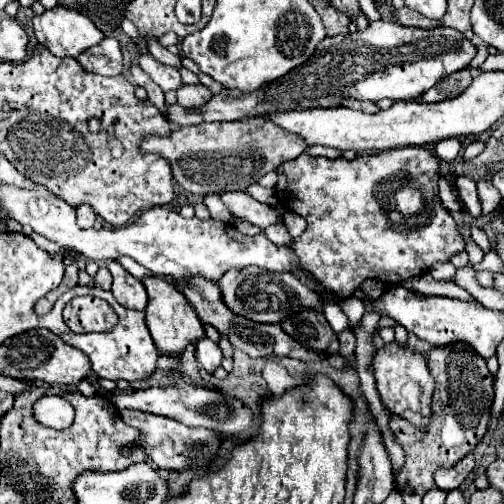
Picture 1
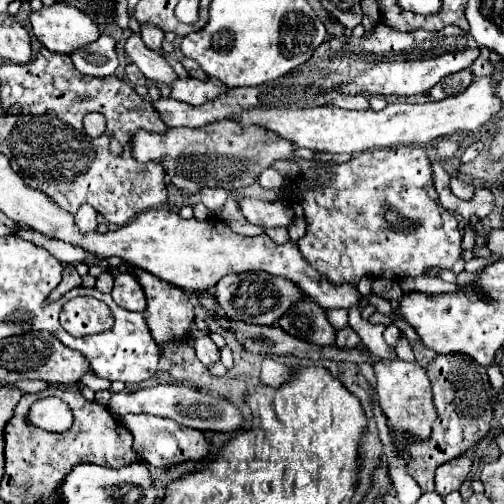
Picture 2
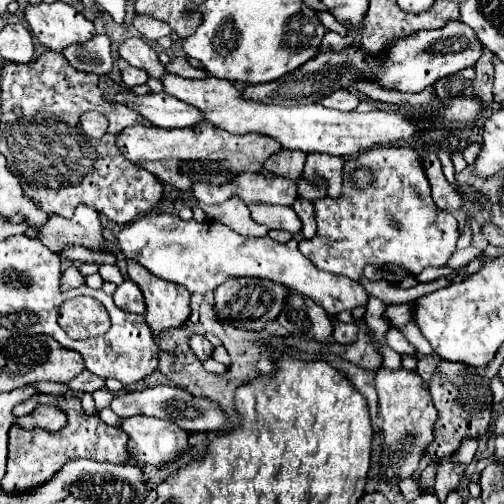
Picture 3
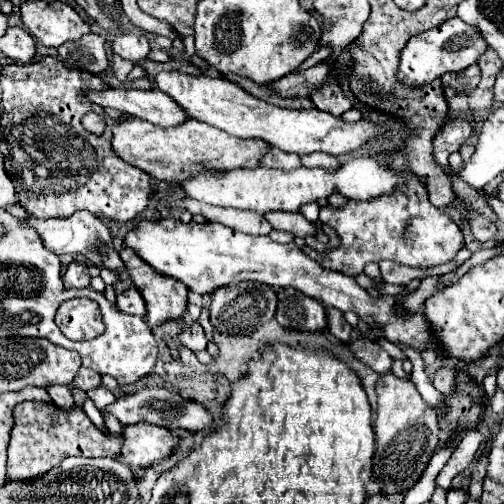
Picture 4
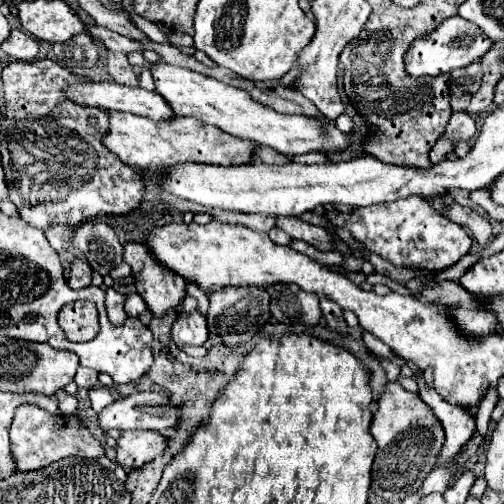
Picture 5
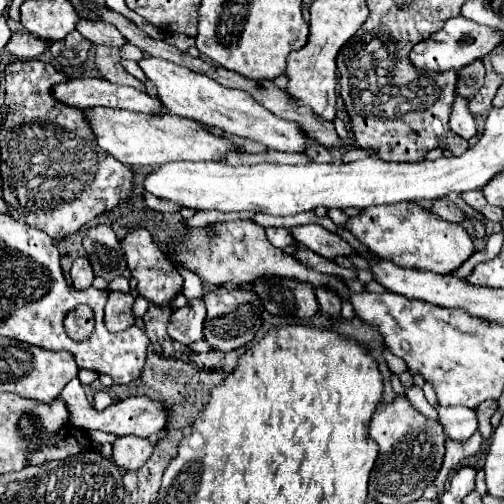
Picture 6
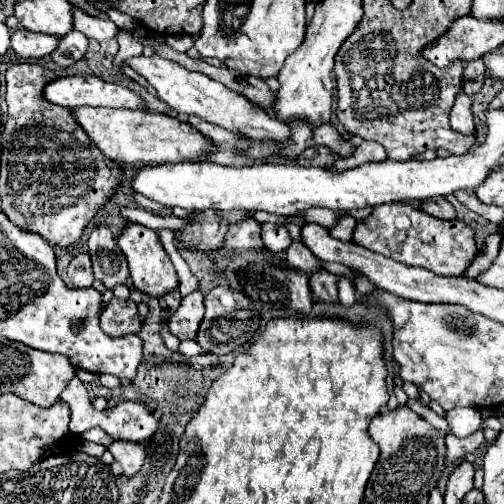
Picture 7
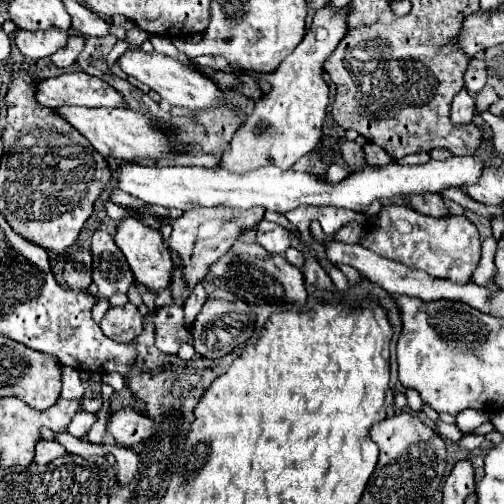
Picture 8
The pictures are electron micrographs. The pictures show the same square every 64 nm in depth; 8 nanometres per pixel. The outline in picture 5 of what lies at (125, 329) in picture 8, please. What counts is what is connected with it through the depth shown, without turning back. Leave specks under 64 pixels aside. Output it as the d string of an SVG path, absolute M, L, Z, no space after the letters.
M114 288L106 290L106 312L108 312L108 318L112 320L112 324L116 324L116 326L124 324L124 320L128 318L128 314L124 310L126 298L128 298L128 294L118 292Z

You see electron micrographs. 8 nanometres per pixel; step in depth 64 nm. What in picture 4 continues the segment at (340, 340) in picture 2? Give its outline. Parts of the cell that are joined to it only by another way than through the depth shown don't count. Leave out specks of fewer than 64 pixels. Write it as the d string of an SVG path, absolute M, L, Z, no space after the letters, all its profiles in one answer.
M326 308L326 320L328 320L328 332L338 340L348 342L352 326L344 320L344 314L338 308Z

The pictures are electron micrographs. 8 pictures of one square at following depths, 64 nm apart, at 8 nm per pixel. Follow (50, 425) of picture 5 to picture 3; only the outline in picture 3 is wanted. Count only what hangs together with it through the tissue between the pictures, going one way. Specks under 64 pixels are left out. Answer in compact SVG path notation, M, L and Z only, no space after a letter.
M34 394L32 398L28 398L26 402L22 402L14 408L14 416L32 414L38 406L58 406L66 414L68 422L58 432L52 432L46 428L22 430L18 424L14 424L10 428L8 472L2 480L4 492L18 492L18 490L28 490L28 488L40 486L46 480L50 480L62 468L64 462L68 462L72 458L94 458L94 460L112 462L112 464L124 464L128 460L128 454L126 454L128 434L122 428L104 424L98 418L98 414L94 414L94 416L84 414L78 398L70 398L70 396L56 398L56 396L48 396L48 394Z

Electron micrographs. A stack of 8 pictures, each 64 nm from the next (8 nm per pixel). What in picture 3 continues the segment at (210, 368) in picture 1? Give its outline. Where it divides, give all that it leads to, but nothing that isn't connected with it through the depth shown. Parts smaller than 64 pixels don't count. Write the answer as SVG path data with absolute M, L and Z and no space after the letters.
M192 334L192 336L188 338L188 346L192 348L192 352L194 352L200 360L210 358L210 354L212 354L212 344L206 340L204 334Z

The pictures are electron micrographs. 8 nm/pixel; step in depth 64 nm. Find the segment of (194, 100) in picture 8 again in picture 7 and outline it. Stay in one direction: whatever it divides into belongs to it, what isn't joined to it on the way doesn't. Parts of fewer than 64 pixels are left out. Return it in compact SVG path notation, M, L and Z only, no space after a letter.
M134 56L128 58L126 64L136 70L140 76L144 76L148 80L150 86L154 86L154 90L158 92L158 98L164 100L172 110L176 110L176 114L180 116L190 116L196 114L212 124L218 124L226 130L238 130L240 134L254 138L254 140L276 140L276 142L284 142L288 140L288 128L284 124L280 124L276 118L272 118L268 112L264 112L262 108L250 104L242 94L236 94L232 90L228 90L224 84L200 74L200 72L192 72L186 70L184 66L166 60L162 56Z

